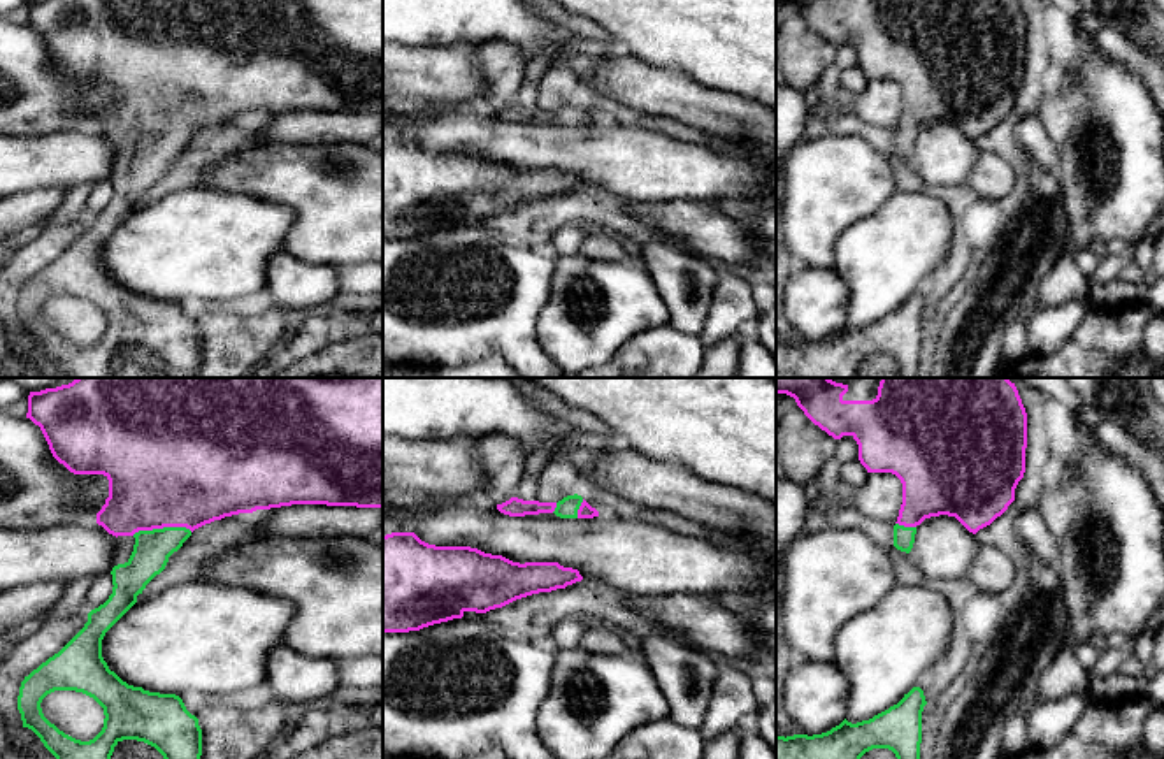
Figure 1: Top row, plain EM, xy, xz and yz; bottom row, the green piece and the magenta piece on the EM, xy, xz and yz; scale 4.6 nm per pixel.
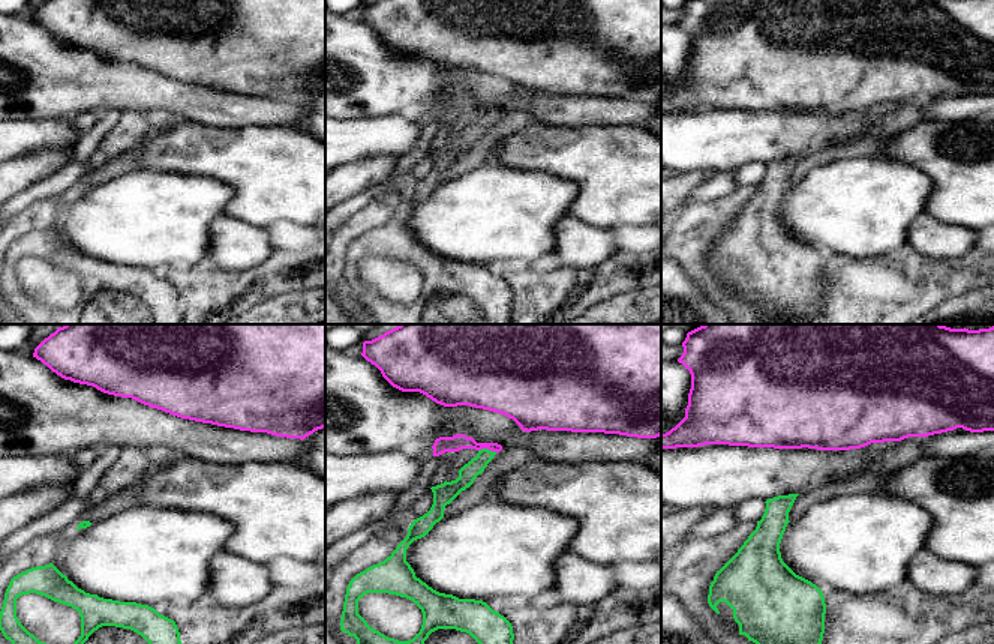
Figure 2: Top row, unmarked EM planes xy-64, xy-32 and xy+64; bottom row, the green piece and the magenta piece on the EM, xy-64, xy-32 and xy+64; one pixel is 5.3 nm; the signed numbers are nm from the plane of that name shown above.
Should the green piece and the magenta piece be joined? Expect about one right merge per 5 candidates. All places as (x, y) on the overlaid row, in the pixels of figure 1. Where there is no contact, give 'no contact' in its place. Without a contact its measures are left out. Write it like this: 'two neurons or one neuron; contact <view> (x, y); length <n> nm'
one neuron; contact xy (164, 527); length 280 nm

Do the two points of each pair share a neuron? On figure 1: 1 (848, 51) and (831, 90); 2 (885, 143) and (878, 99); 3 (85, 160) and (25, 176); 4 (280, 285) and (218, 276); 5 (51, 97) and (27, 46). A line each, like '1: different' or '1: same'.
1: same
2: different
3: same
4: different
5: same

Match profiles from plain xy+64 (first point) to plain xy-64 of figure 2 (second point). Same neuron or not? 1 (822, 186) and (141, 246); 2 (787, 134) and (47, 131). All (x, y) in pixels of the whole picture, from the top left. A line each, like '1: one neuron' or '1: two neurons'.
1: one neuron
2: one neuron

